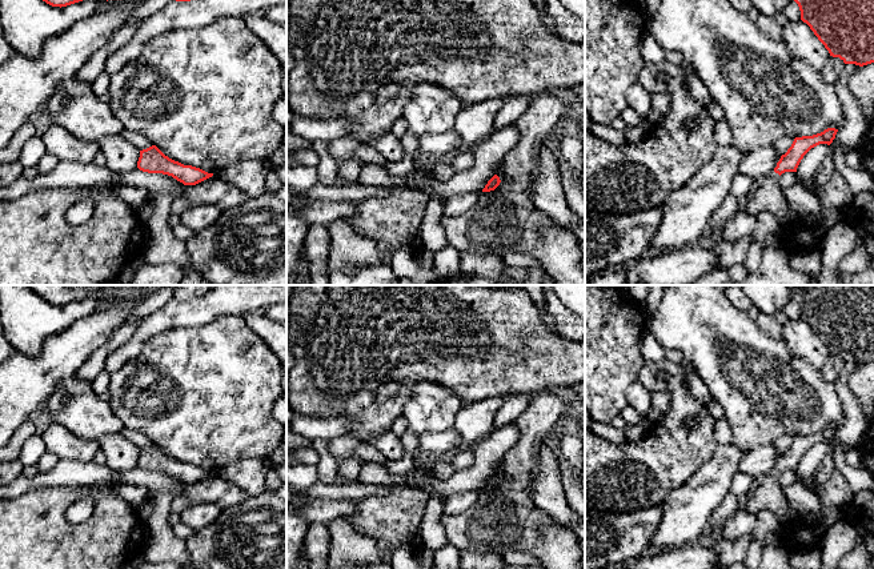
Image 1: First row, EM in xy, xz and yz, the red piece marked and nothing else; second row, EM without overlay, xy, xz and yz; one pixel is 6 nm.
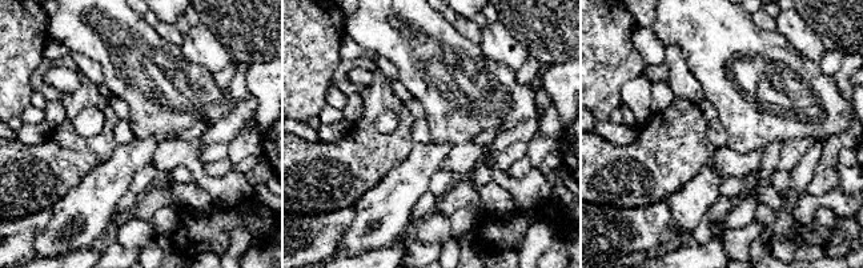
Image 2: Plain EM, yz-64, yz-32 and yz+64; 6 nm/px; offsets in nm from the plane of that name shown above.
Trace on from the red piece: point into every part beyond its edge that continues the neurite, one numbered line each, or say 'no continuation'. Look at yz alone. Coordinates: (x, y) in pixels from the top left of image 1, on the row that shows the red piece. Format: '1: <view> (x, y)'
1: yz (768, 195)

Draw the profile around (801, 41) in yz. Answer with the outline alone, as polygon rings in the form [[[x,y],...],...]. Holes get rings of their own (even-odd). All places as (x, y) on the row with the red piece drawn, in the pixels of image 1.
[[[802,20],[787,21],[782,27],[782,40],[793,57],[803,61],[818,72],[822,72],[831,57],[825,45]]]

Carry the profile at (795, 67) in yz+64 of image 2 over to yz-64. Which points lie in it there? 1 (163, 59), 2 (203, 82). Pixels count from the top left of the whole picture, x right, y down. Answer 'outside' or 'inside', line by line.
1: inside
2: inside

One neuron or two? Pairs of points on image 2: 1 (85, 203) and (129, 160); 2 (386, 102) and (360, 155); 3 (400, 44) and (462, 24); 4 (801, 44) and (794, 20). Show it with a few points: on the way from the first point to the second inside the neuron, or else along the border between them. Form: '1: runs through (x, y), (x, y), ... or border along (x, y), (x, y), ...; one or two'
1: runs through (96, 194), (119, 171); one
2: runs through (373, 112), (368, 118), (364, 142); one
3: border along (452, 24), (462, 35), (478, 43); two
4: runs through (801, 39), (794, 26); one

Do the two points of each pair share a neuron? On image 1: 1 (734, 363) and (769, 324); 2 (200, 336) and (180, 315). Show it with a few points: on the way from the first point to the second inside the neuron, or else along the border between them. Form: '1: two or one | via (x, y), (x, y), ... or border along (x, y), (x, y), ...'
1: two | border along (754, 321), (768, 335), (781, 339)
2: two | border along (220, 315), (201, 325), (172, 328), (160, 333)

